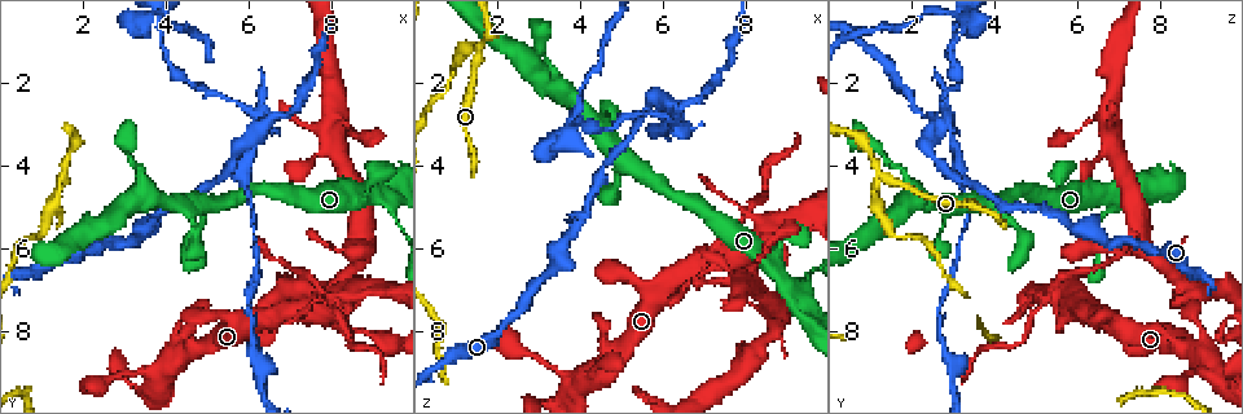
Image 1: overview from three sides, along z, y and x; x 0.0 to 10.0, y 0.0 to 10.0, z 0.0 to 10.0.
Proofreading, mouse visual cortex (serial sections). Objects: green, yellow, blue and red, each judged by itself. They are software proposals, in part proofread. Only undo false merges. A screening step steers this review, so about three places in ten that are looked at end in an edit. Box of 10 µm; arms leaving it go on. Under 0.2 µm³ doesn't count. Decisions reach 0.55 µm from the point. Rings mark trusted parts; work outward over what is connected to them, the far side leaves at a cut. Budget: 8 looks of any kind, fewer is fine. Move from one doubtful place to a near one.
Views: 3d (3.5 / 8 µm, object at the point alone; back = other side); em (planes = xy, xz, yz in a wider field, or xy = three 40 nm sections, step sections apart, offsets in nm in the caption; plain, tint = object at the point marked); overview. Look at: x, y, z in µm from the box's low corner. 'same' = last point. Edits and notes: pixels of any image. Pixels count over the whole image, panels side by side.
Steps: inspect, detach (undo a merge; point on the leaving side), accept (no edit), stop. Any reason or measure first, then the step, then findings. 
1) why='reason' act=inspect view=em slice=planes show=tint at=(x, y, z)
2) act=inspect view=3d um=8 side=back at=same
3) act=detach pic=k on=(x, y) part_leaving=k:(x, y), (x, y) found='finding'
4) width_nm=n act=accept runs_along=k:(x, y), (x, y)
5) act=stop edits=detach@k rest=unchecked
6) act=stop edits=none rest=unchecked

why='sudden change in width' act=inspect view=3d um=3.5 at=(7.90, 7.65, 6.40)

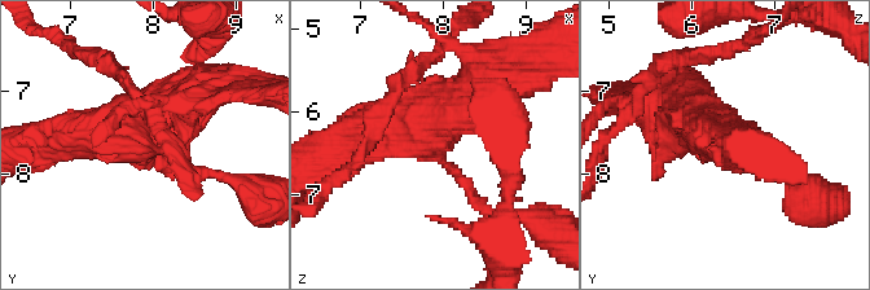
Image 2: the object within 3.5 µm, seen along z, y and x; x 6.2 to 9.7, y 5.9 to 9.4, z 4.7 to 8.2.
act=inspect view=em slice=xy step=5 show=tint at=(7.90, 7.65, 6.40)

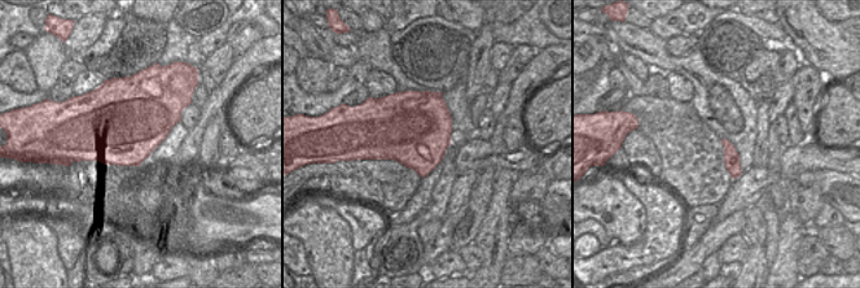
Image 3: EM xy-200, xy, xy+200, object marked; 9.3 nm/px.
act=accept runs_along=2:(40, 141), (124, 130), (192, 86) found='all the same cell'

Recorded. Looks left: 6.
why='sharp bend' act=inspect view=3d um=3.5 at=(1.50, 4.30, 1.30)

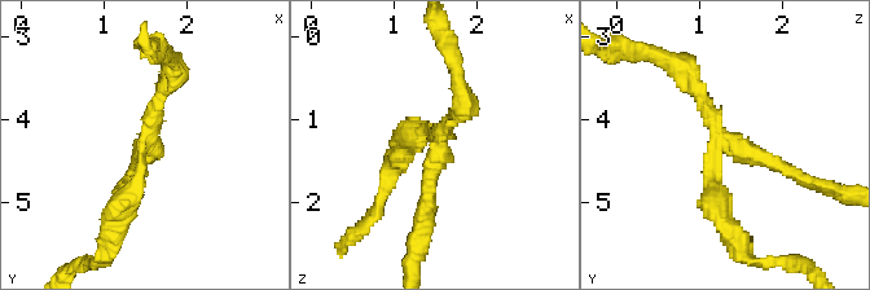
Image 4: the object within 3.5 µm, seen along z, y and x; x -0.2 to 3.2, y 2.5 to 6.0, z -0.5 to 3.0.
why='need the tissue' act=inspect view=em slice=planes show=tint at=(1.55, 4.25, 1.35)

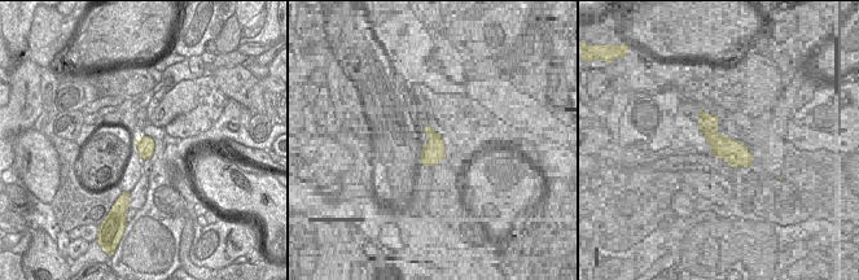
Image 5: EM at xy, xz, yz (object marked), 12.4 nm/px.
act=detach pic=4 on=(409, 135) part_leaving=4:(717, 148), (711, 192), (745, 255) found='a second cell is stuck on'

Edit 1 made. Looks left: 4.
act=inspect view=3d um=3.5 side=back at=(6.35, 2.90, 2.80)

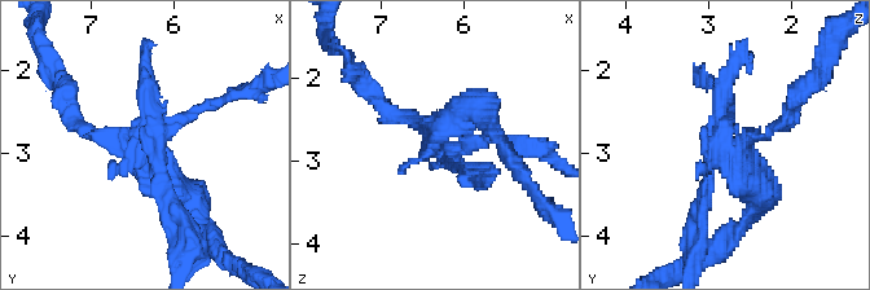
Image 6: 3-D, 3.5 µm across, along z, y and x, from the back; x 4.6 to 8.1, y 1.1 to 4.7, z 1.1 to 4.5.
act=inspect view=em slice=xy step=5 show=tint at=(6.30, 2.90, 2.85)

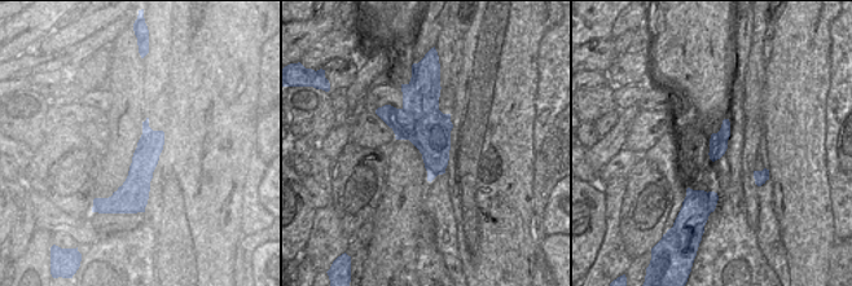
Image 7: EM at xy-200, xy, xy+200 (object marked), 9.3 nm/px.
why='cut it another way' act=inspect view=em slice=xy step=1 show=tint at=same

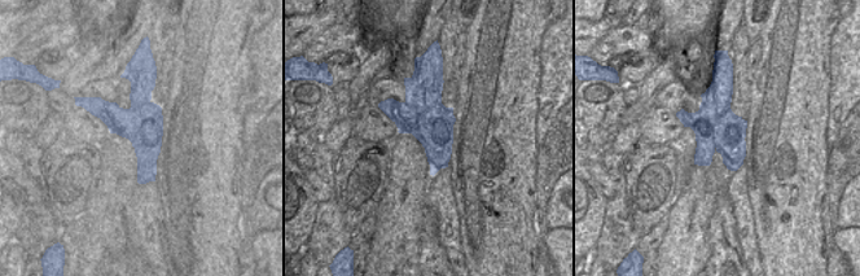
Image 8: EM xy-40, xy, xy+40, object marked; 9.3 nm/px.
width_nm=420 act=detach pic=6 on=(149, 87) part_leaving=6:(144, 145), (196, 109), (251, 89) found='a second cell is stuck on'

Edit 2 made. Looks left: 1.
act=stop edits=detach@4,detach@6 rest=unchecked

